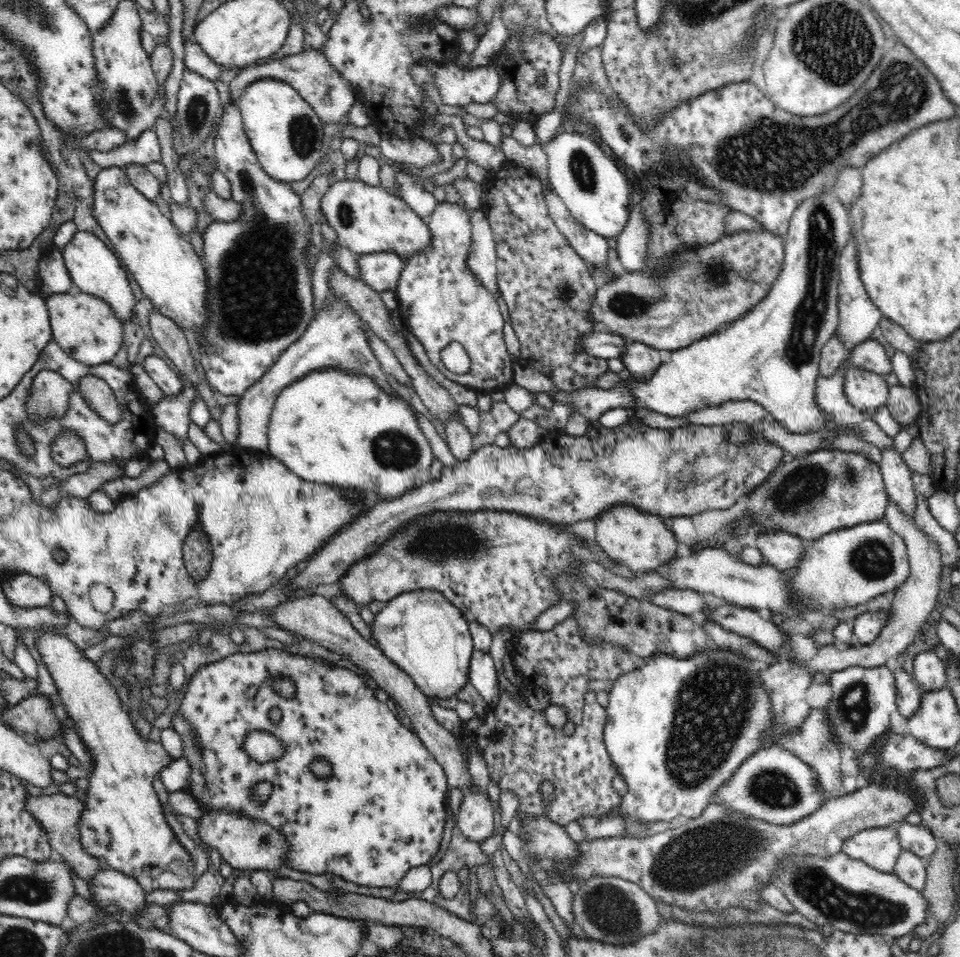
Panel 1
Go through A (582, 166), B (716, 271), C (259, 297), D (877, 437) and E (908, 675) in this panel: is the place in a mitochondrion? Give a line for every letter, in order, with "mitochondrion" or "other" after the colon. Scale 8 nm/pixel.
A: mitochondrion
B: mitochondrion
C: mitochondrion
D: other
E: other

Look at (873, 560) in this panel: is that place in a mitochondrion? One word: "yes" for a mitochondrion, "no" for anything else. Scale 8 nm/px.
yes

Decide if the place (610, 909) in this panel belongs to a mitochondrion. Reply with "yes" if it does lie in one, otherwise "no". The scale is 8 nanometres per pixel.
yes

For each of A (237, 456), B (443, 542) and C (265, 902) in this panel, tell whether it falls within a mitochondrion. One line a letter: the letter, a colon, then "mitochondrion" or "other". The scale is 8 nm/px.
A: other
B: mitochondrion
C: other

